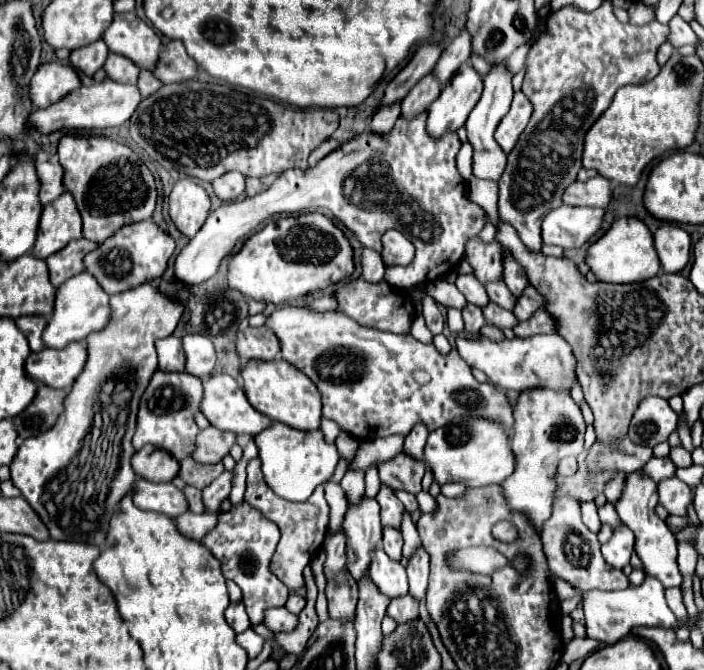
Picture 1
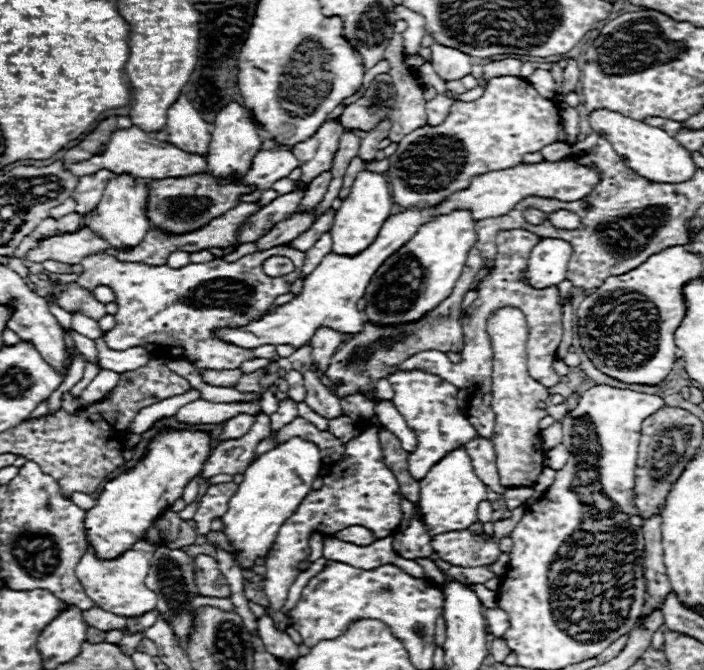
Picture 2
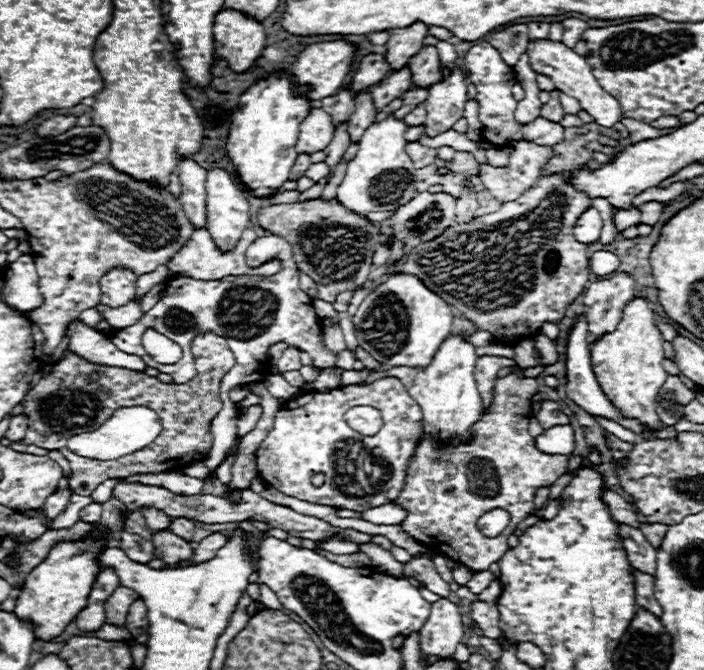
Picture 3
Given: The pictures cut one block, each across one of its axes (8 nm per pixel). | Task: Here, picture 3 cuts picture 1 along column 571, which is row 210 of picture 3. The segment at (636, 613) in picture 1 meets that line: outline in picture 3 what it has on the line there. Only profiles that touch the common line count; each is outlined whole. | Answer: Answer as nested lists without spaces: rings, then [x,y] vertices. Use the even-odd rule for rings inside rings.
[[[588,208],[582,212],[582,216],[578,218],[578,222],[574,226],[574,238],[580,244],[590,244],[600,238],[600,230],[602,230],[600,212],[594,208]]]

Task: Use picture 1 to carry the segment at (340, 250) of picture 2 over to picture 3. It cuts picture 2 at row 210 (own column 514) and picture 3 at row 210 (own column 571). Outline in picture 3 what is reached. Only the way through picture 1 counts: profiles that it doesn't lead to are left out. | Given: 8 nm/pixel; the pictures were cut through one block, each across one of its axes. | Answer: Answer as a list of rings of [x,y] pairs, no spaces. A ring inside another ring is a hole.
[[[388,116],[386,120],[366,128],[364,136],[358,142],[358,152],[348,162],[346,176],[336,190],[336,200],[348,212],[354,212],[360,216],[368,214],[368,212],[388,212],[388,210],[394,210],[394,208],[406,204],[416,194],[414,166],[412,166],[412,160],[408,158],[408,154],[404,152],[404,146],[406,146],[404,132],[406,130],[408,128],[406,128],[404,120],[396,120],[394,116]],[[386,170],[406,170],[406,172],[386,172]],[[398,178],[402,178],[402,180],[398,180]],[[398,182],[408,184],[408,186],[396,186]]]

